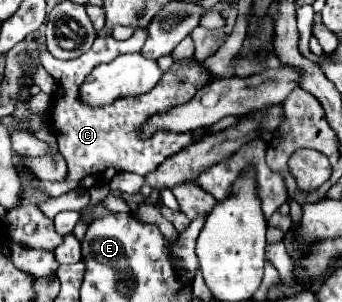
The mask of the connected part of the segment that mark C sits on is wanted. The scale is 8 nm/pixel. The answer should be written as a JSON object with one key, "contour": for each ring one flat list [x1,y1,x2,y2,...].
{"contour":[[145,28,135,30,135,34,123,42,117,42,111,36,107,36,107,38,97,36,89,52,85,52,77,60,67,60,67,62,55,60,47,52,45,46,39,46,39,52,41,52,39,60,57,82,57,92,53,98,53,132,57,136,59,150,65,156,65,162,69,168,67,178,63,182,39,182,37,184,49,196,55,198,55,196,61,196,75,188,91,188,91,186,97,186,103,182,109,184,117,172,135,172,135,174,145,176,145,174,153,172,167,156,179,152,189,142,201,138,201,134,205,132,205,130,195,130,195,132,187,132,187,134,157,132,151,140,137,138,137,130,139,130,141,122,145,122,155,112,169,110,175,104,189,102,195,96,195,92,203,84,207,84,207,78,211,74,203,66,197,66,197,64,189,64,179,72,167,72,163,76,163,80,159,80,159,84,155,84,155,88,149,94,119,98,119,100,115,100,115,104,103,106,103,108,89,108,89,106,81,104,79,86,83,84,85,76,99,62,109,62,111,56,139,52,145,42,145,36,147,36]]}

